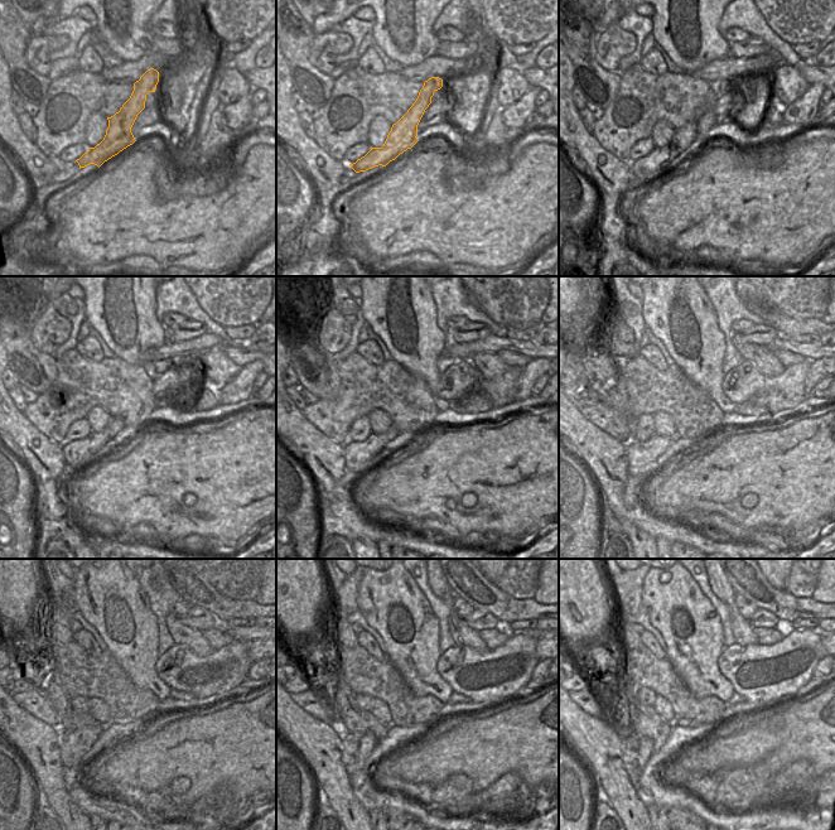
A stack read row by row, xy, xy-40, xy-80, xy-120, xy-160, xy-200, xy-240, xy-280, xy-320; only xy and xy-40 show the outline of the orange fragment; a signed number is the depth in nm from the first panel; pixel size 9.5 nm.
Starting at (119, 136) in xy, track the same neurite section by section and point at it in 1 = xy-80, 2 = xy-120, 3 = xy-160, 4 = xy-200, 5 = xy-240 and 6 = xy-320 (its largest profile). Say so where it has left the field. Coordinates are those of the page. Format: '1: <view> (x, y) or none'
1: xy-80 (646, 168)
2: xy-120 (77, 453)
3: xy-160 (358, 454)
4: xy-200 (642, 457)
5: xy-240 (73, 743)
6: xy-320 (637, 749)

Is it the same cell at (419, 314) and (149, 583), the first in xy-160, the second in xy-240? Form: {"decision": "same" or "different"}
{"decision": "different"}

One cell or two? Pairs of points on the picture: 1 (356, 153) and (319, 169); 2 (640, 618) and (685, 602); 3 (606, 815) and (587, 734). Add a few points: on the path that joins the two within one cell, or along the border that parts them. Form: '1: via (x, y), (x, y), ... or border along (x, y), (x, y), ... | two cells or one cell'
1: border along (342, 160), (348, 165) | two cells
2: border along (646, 611), (650, 623), (664, 641) | two cells
3: border along (611, 805), (619, 816) | two cells

